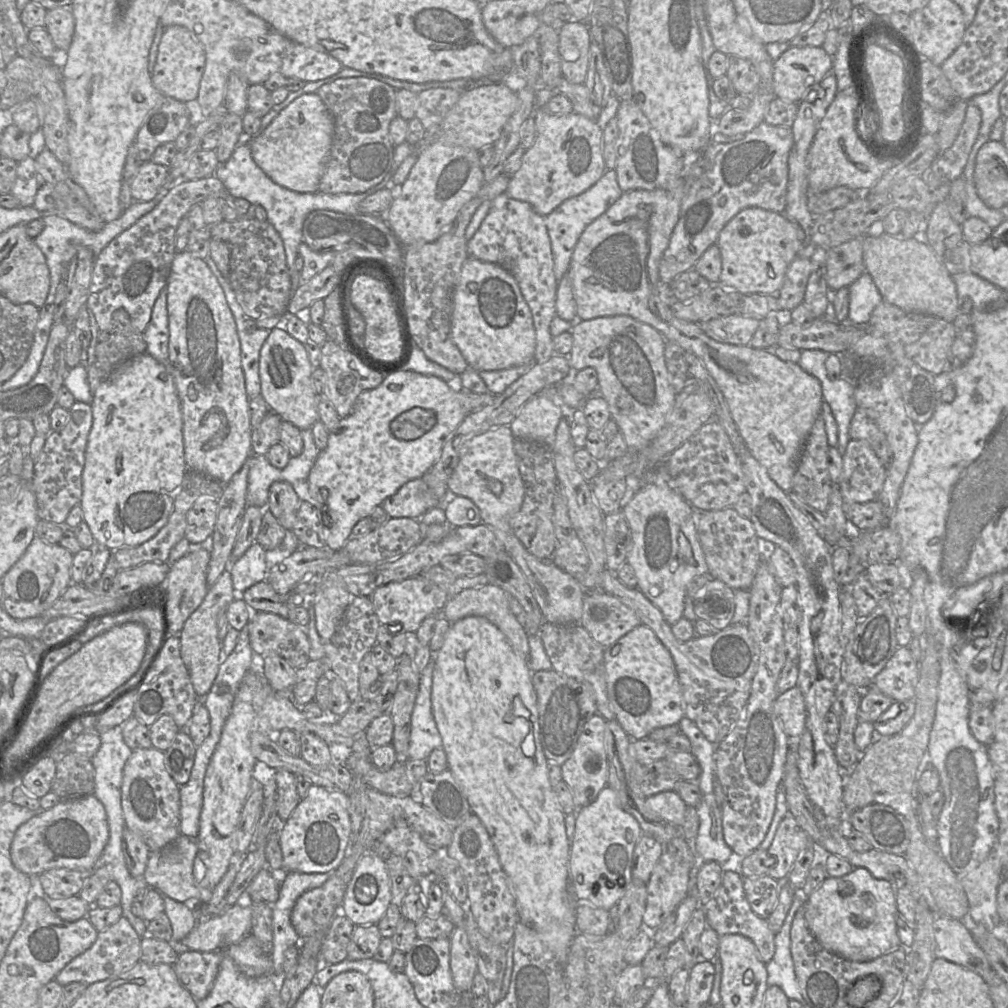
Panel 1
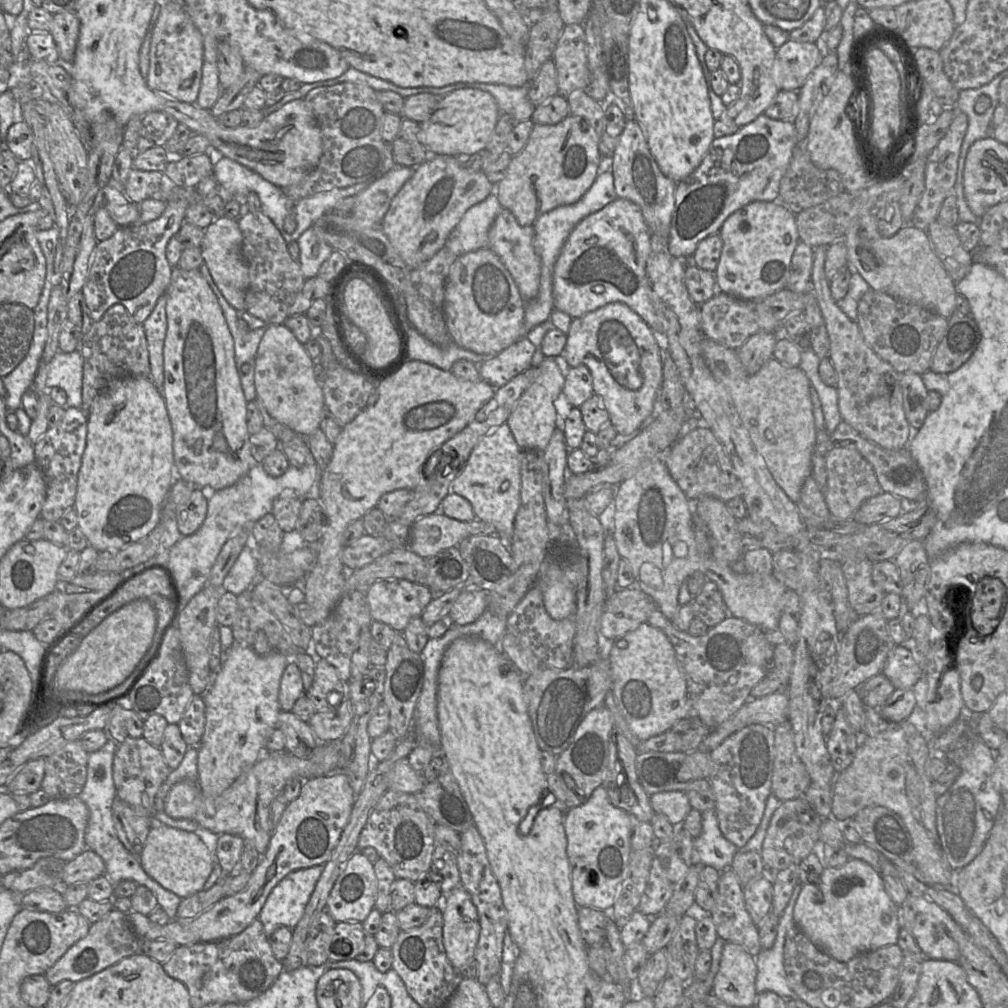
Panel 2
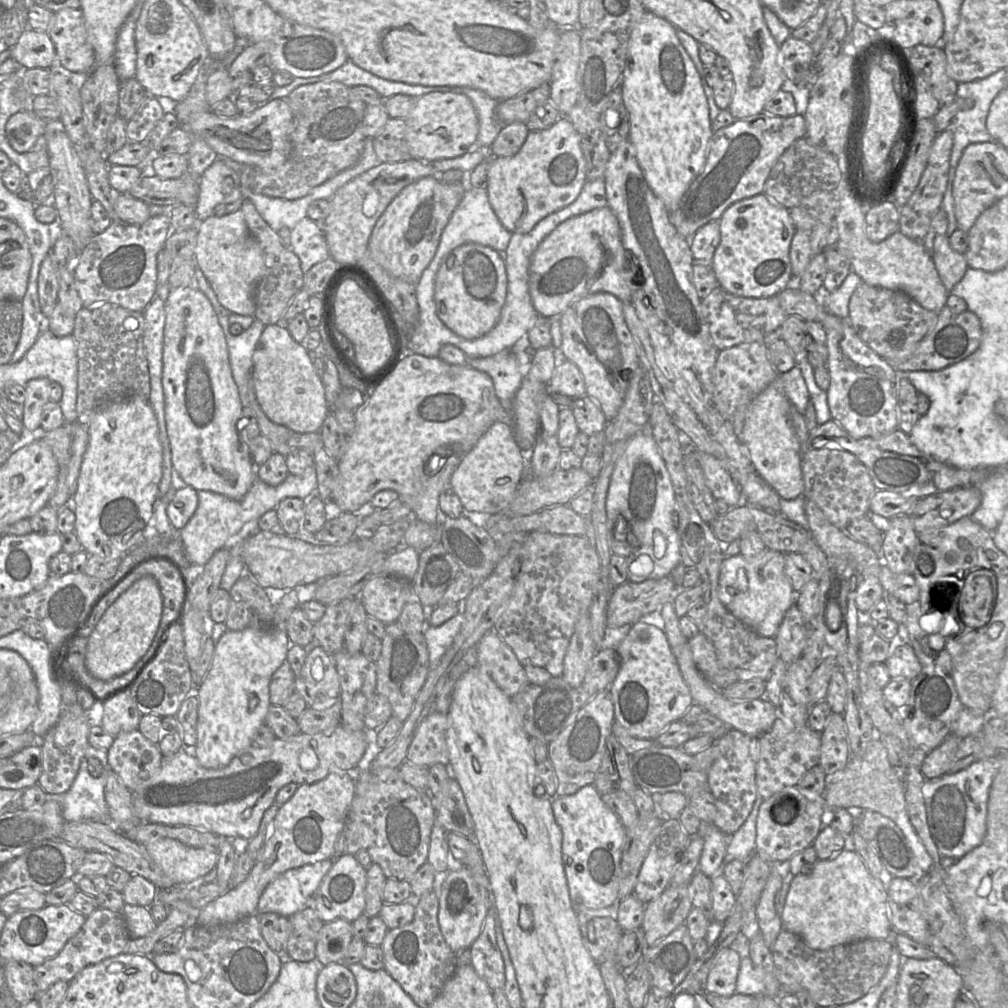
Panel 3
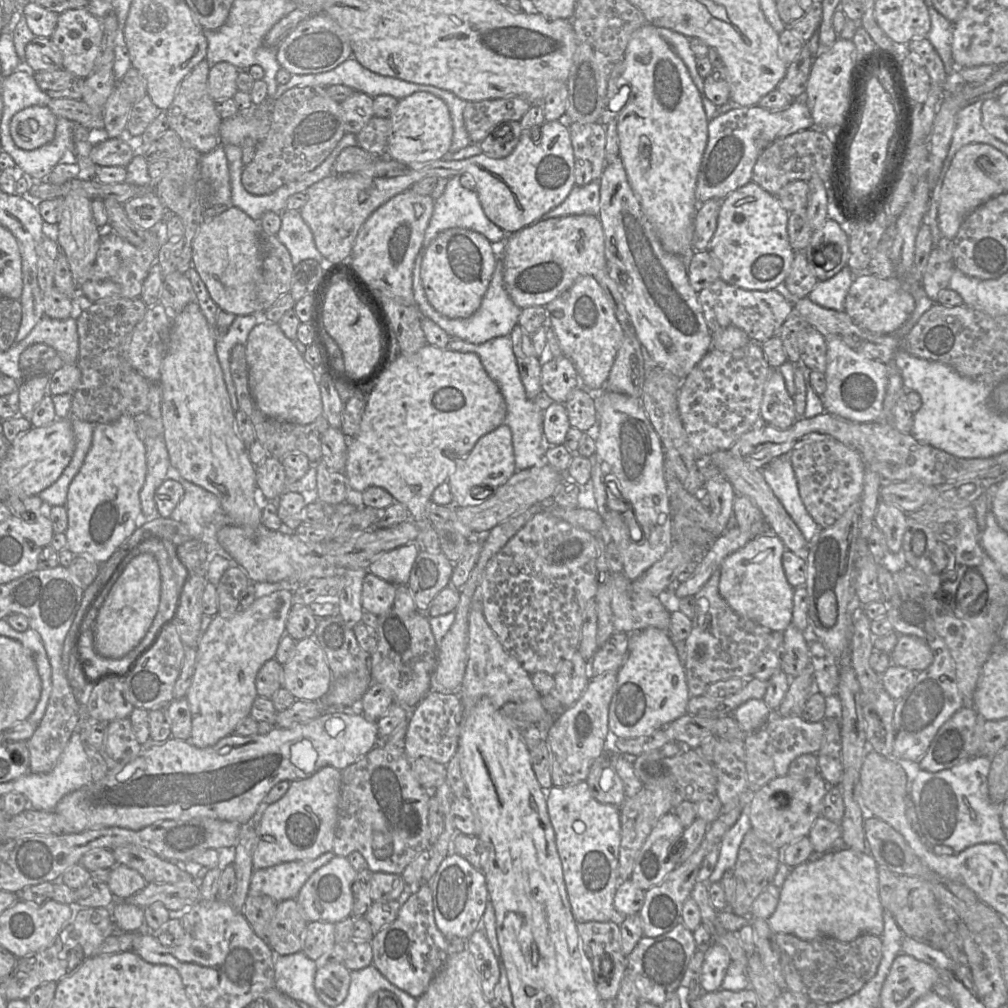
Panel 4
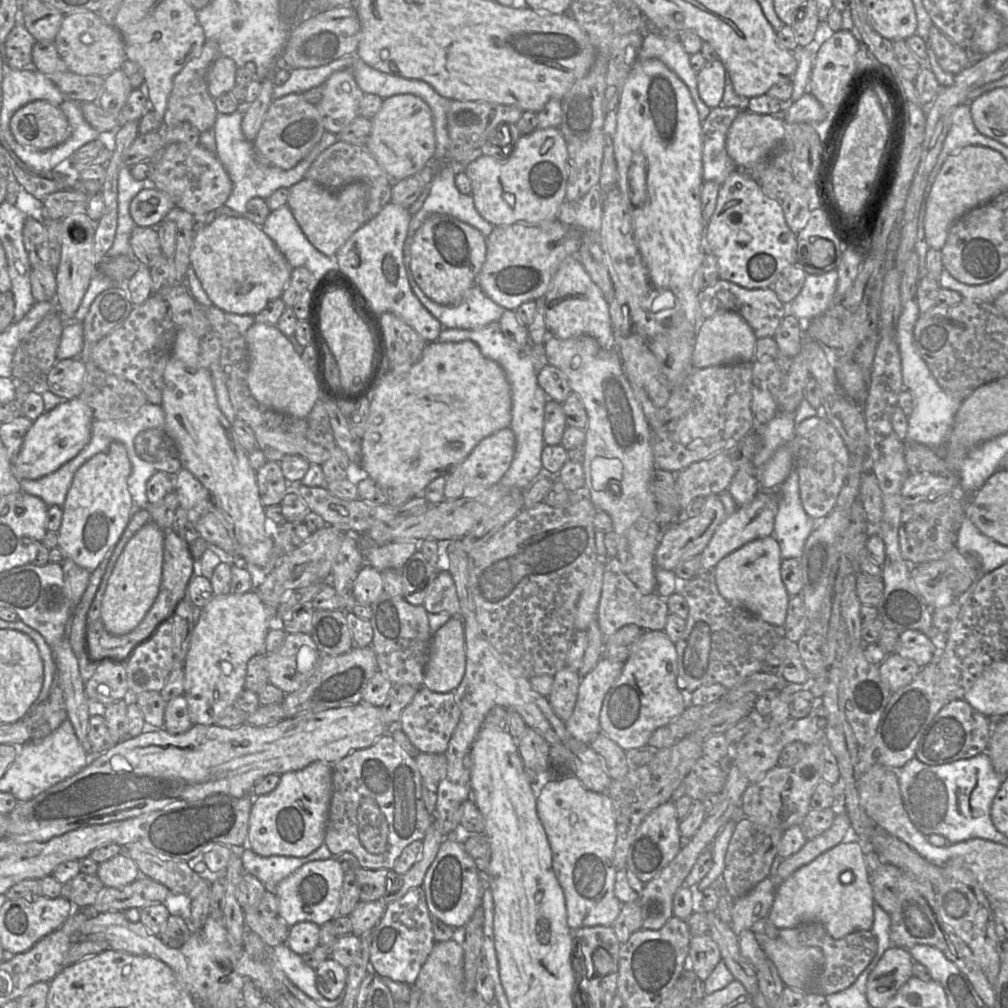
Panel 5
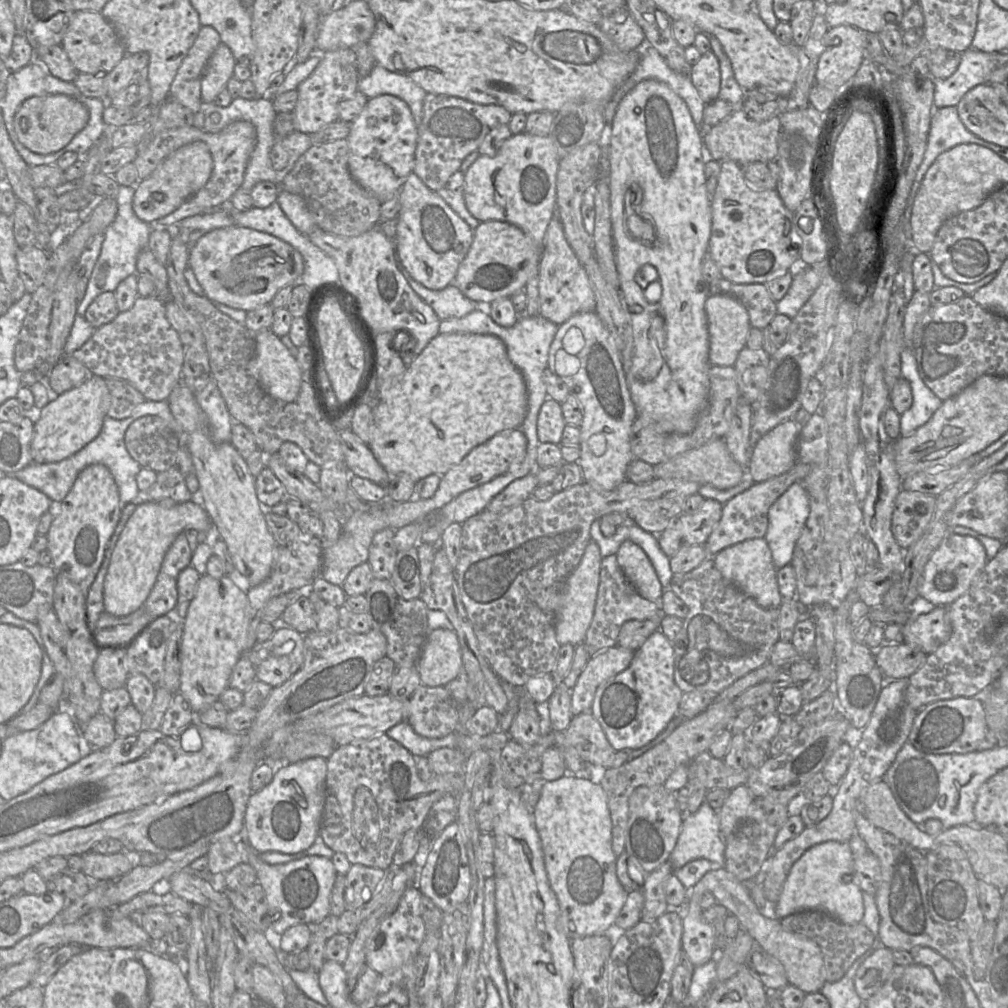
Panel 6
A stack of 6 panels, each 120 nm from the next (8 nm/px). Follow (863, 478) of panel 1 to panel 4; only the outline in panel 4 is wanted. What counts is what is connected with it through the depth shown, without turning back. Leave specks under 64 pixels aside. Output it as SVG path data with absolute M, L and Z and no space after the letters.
M835 439L804 440L790 452L803 505L822 528L833 525L863 490L865 462L860 454Z

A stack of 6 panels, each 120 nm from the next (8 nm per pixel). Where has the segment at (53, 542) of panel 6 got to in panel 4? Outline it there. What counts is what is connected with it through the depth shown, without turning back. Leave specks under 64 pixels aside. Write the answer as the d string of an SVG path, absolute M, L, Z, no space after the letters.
M123 415L111 423L94 425L91 447L83 465L72 480L66 499L68 527L65 531L67 547L75 555L88 555L99 564L104 564L110 556L136 530L136 521L142 512L140 490L147 473L146 448L137 435L133 416Z

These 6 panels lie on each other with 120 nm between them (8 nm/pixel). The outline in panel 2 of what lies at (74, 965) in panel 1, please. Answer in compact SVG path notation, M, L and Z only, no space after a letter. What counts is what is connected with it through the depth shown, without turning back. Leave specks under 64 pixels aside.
M112 909L101 920L91 924L87 936L72 945L43 975L52 987L64 980L76 983L140 951L141 940L135 934L128 915Z

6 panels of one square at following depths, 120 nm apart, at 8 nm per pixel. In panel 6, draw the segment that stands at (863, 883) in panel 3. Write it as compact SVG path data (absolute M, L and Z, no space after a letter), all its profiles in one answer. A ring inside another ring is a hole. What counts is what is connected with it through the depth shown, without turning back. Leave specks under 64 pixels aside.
M828 841L809 848L791 867L781 895L773 905L773 917L780 921L791 914L810 910L823 911L843 924L860 923L864 916L863 891L854 882L853 875L854 855L848 842ZM844 874L849 874L852 878L852 881L848 884L842 882Z

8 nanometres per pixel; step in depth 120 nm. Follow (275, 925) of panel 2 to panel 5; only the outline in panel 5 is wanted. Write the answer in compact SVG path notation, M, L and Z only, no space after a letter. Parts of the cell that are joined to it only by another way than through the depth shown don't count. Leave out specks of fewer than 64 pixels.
M325 842L318 849L306 857L291 856L259 856L251 849L241 850L242 866L245 873L249 873L263 884L266 891L275 894L277 885L304 864L315 860L335 859Z

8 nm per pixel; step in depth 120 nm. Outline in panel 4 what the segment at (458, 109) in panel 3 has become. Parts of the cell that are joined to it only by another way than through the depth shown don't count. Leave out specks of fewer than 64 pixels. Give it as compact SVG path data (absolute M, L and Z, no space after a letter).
M415 92L398 101L391 115L392 130L388 138L387 158L403 164L423 164L442 159L452 142L453 124L446 103L429 92Z

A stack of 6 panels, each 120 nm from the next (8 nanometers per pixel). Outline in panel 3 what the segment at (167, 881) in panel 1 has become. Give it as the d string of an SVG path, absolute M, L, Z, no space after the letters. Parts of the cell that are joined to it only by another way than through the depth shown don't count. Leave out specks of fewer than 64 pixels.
M171 838L152 841L145 849L173 885L203 877L217 862L215 848L194 848Z

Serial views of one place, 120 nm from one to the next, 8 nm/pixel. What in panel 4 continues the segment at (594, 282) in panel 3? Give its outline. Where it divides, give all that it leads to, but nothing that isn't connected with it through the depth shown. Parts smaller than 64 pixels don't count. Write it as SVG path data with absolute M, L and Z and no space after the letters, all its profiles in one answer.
M571 215L547 220L538 220L513 234L496 246L498 259L503 264L504 288L513 303L519 308L544 307L567 291L580 277L594 276L598 271L607 270L604 232L598 216Z

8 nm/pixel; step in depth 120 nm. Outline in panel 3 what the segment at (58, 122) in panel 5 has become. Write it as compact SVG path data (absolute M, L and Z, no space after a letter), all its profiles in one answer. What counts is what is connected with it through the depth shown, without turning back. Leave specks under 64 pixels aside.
M20 111L12 115L6 125L6 135L11 147L19 152L31 151L46 131L46 122L34 111Z

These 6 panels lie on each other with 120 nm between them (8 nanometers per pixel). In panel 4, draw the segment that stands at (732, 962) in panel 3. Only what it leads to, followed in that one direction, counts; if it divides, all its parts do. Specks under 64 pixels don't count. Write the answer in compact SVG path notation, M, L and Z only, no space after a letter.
M712 942L706 947L700 973L703 992L721 989L722 981L731 962L730 955L723 946Z

